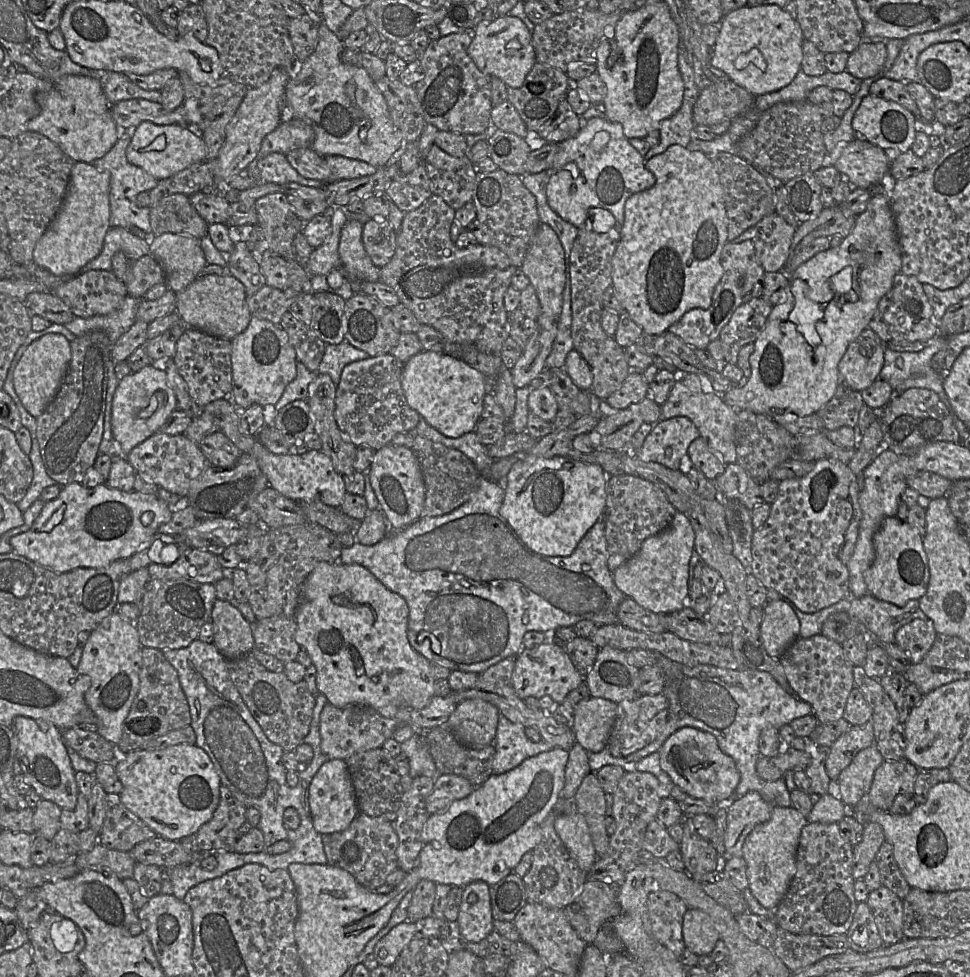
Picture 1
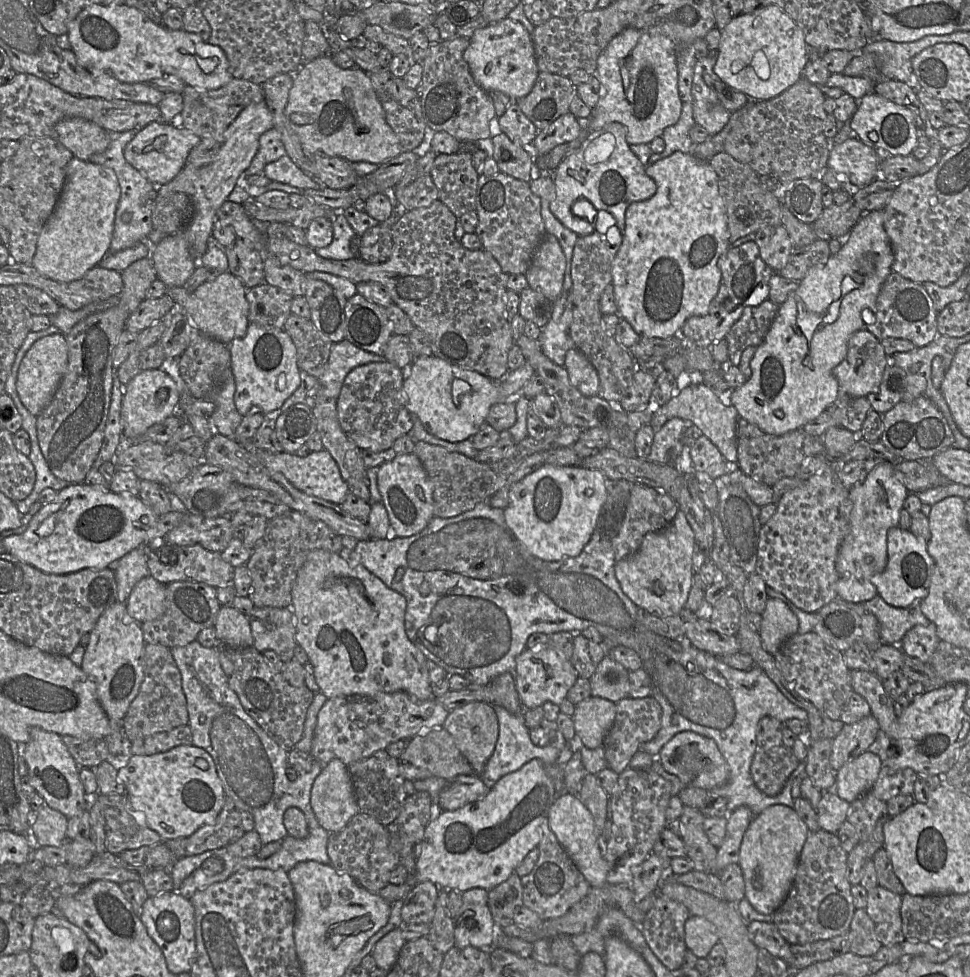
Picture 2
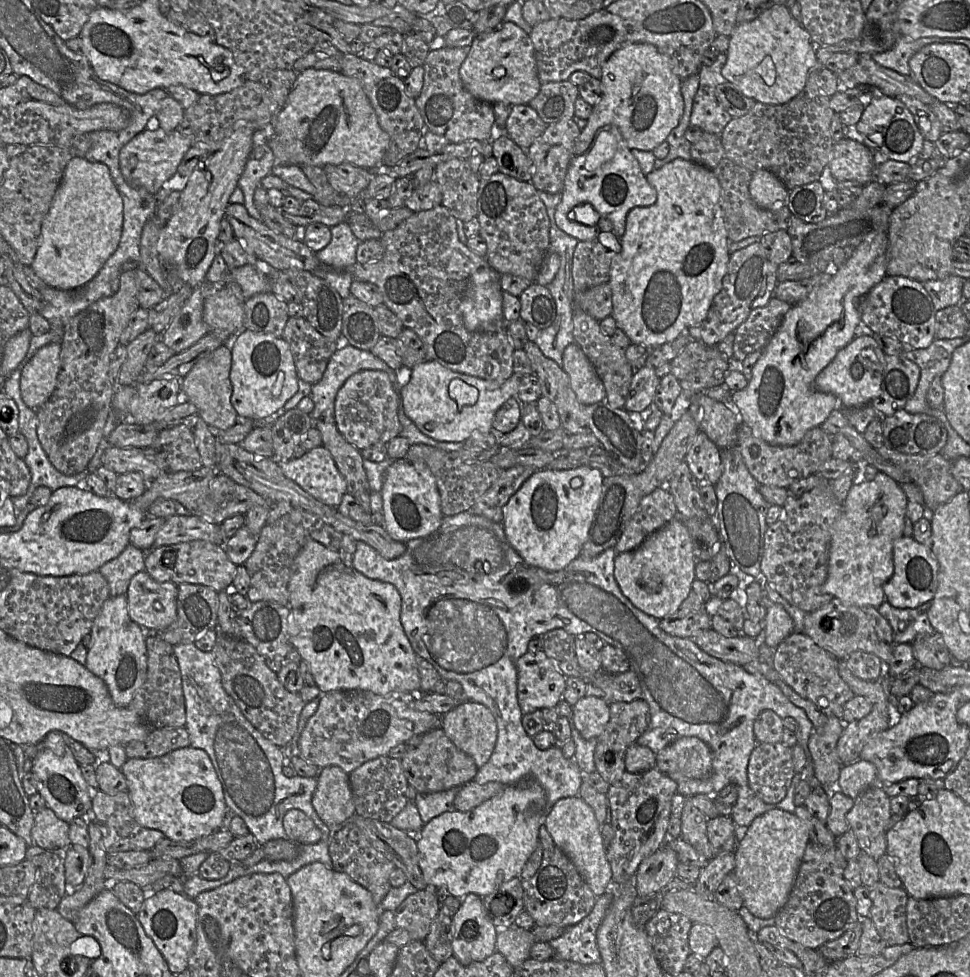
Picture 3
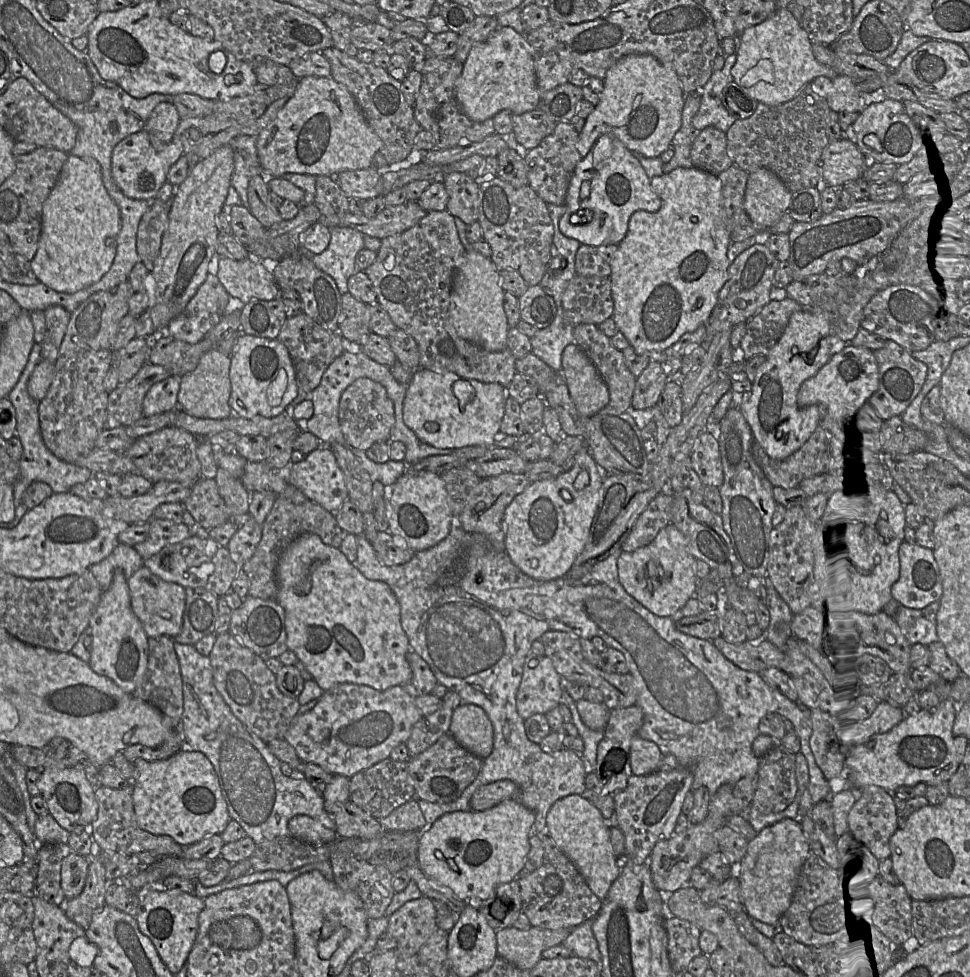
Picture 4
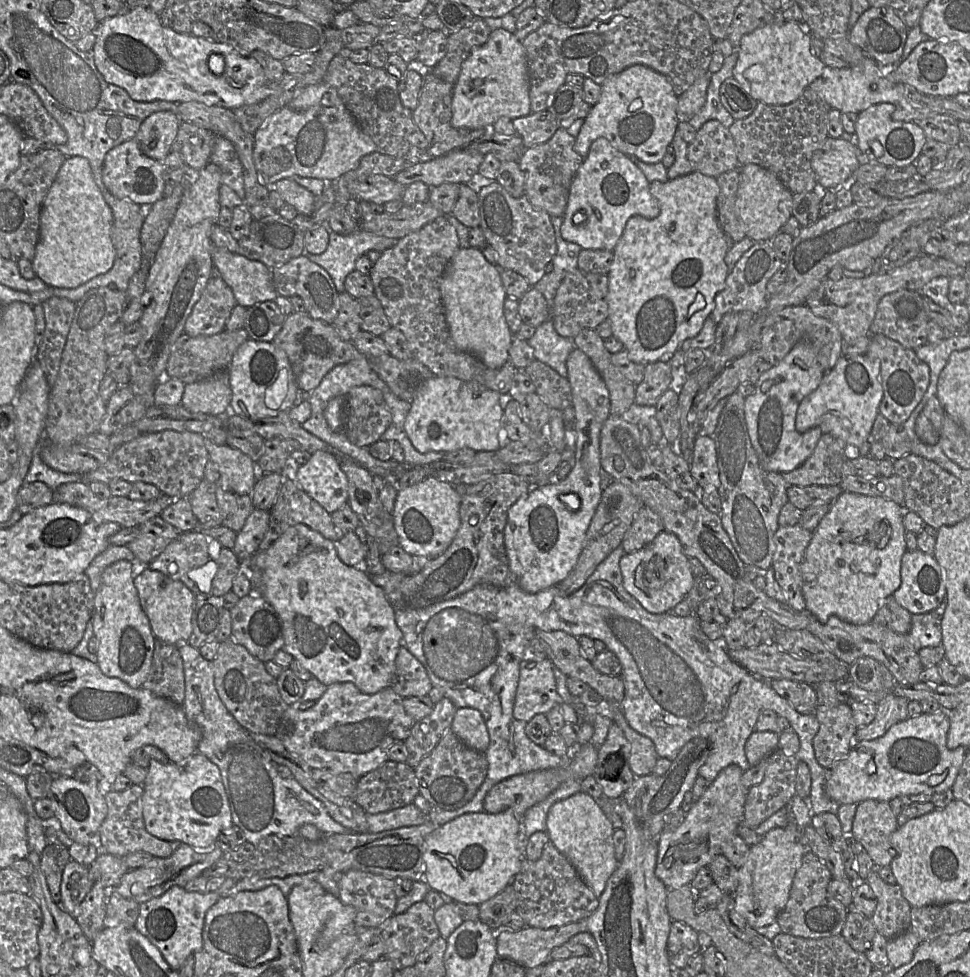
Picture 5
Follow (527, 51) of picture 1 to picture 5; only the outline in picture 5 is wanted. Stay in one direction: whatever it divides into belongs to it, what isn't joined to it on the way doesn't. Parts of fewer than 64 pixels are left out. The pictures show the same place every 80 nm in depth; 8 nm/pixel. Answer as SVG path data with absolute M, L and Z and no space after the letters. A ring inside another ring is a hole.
M505 30L492 31L488 41L474 48L463 62L453 89L452 126L457 129L491 129L501 117L515 119L532 113L529 74L522 41Z

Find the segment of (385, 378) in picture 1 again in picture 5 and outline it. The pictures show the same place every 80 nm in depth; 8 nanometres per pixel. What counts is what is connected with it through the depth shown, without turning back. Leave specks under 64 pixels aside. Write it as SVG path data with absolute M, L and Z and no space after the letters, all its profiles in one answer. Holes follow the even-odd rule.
M367 385L353 387L345 398L344 433L356 446L369 448L392 422L383 393Z

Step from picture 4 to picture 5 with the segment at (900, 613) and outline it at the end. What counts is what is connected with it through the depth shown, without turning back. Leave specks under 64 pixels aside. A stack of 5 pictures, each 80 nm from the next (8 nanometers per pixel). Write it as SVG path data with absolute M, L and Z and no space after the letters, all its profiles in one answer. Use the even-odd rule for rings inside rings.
M947 597L934 610L924 614L913 614L911 628L905 635L916 651L925 647L938 647L942 643L941 622L947 606Z

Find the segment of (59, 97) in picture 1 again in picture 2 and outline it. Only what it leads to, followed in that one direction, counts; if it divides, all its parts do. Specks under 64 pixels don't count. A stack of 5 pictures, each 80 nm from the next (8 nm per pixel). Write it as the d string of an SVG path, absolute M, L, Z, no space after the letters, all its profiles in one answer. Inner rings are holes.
M74 117L56 124L55 138L59 140L74 157L88 161L91 156L102 153L110 144L111 134L83 118Z

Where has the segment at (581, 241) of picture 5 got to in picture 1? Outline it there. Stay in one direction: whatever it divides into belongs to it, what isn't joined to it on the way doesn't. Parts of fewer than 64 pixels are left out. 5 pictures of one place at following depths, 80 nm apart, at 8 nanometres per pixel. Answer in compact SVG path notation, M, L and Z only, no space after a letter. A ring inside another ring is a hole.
M593 117L575 137L555 144L557 153L553 166L546 170L550 177L546 189L550 208L578 229L587 224L590 208L603 208L611 212L622 229L627 199L651 188L656 182L655 176L645 167L643 156L625 137L622 125L603 117Z

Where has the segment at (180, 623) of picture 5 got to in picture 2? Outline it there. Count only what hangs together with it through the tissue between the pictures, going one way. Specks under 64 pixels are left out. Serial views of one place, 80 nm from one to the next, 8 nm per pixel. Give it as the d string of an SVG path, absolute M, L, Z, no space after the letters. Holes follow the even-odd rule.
M151 575L141 579L125 602L128 616L138 623L153 621L165 612L166 584Z

